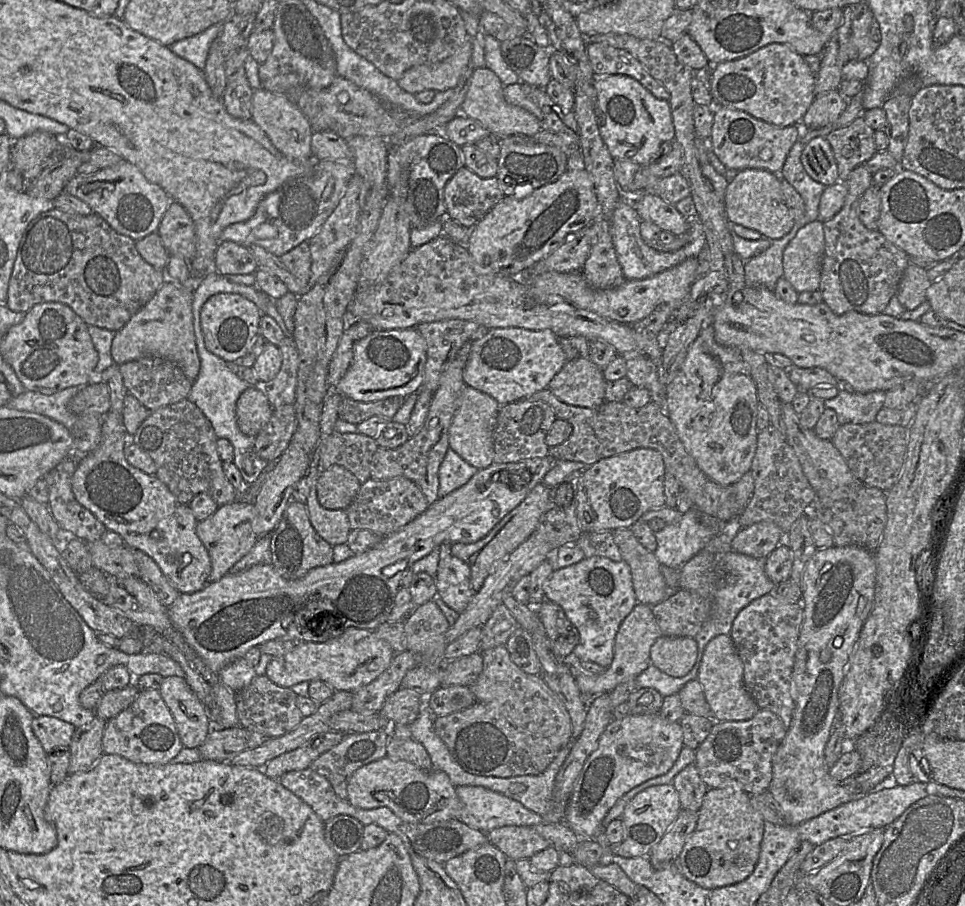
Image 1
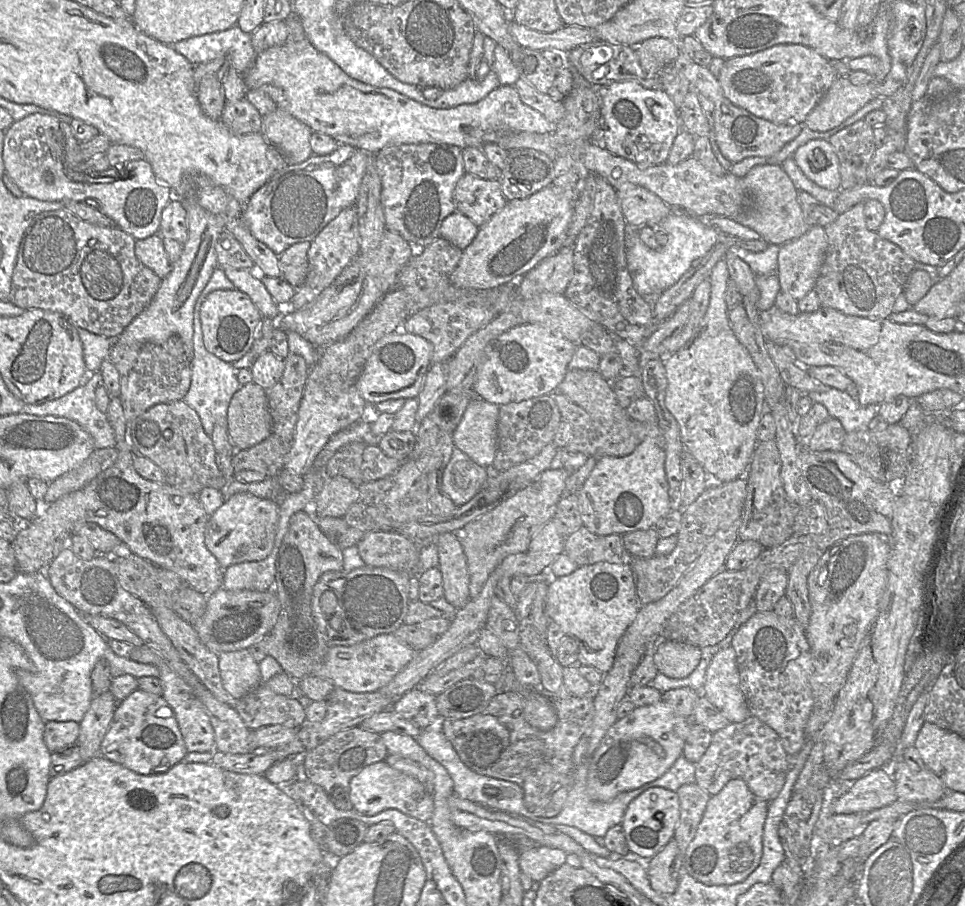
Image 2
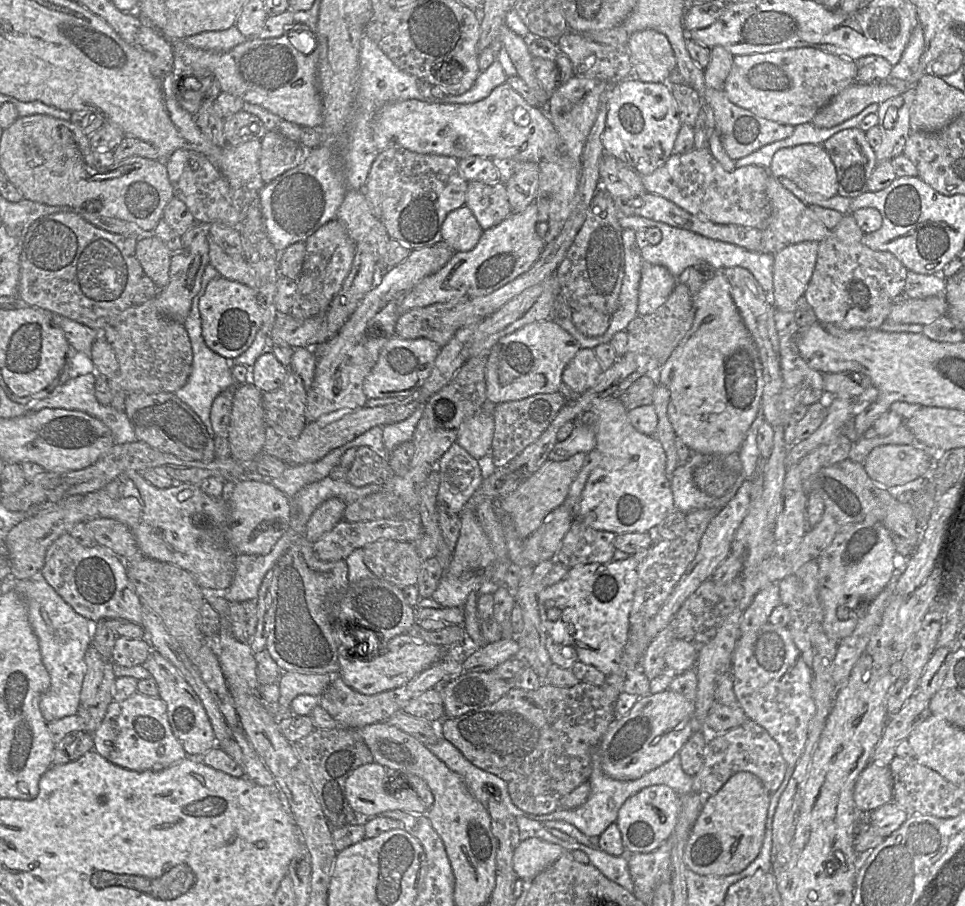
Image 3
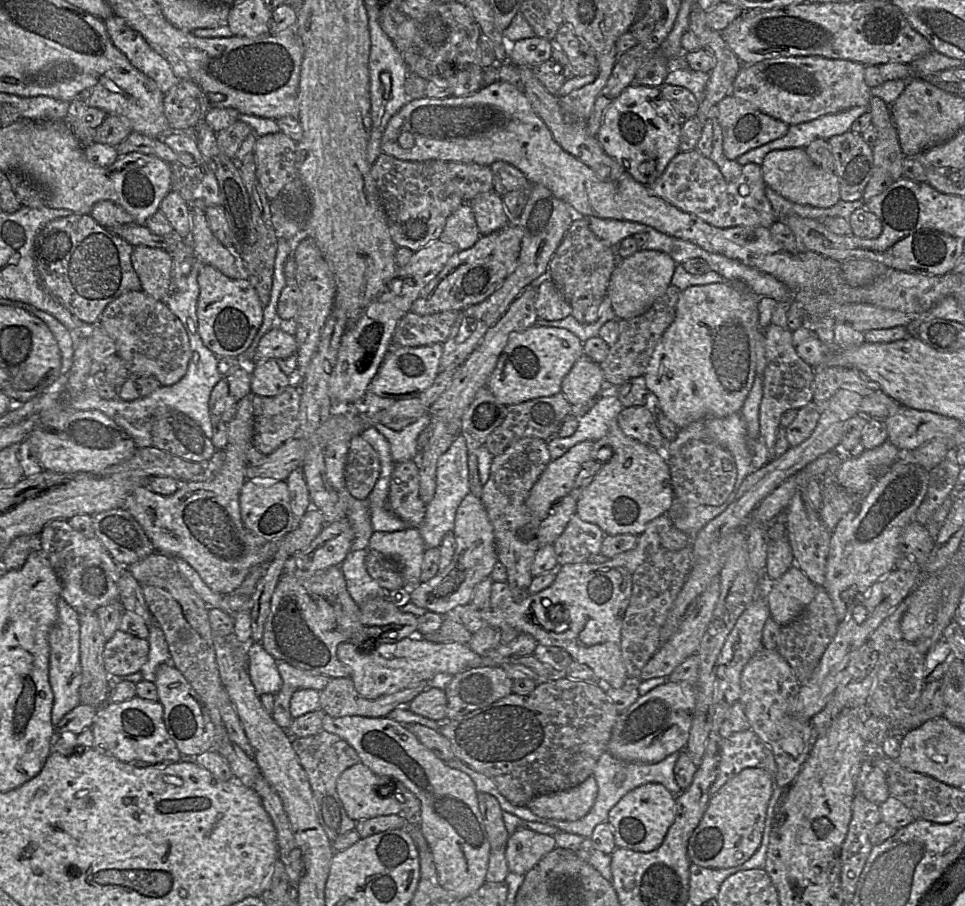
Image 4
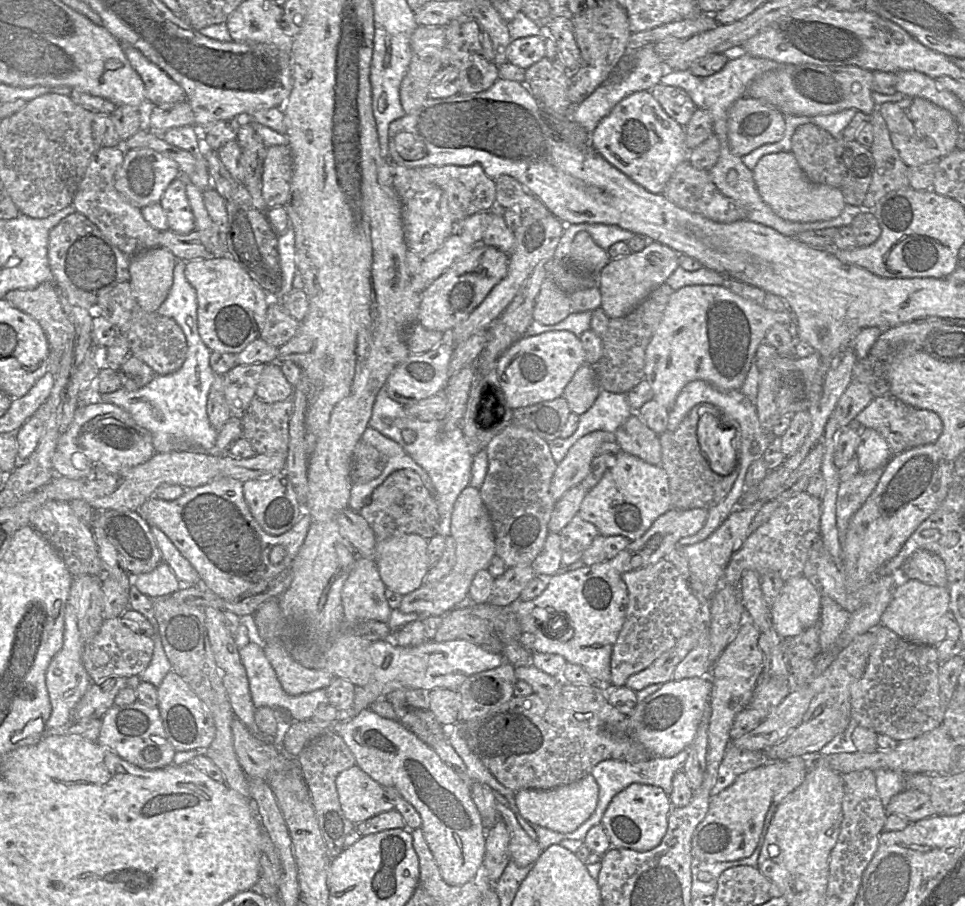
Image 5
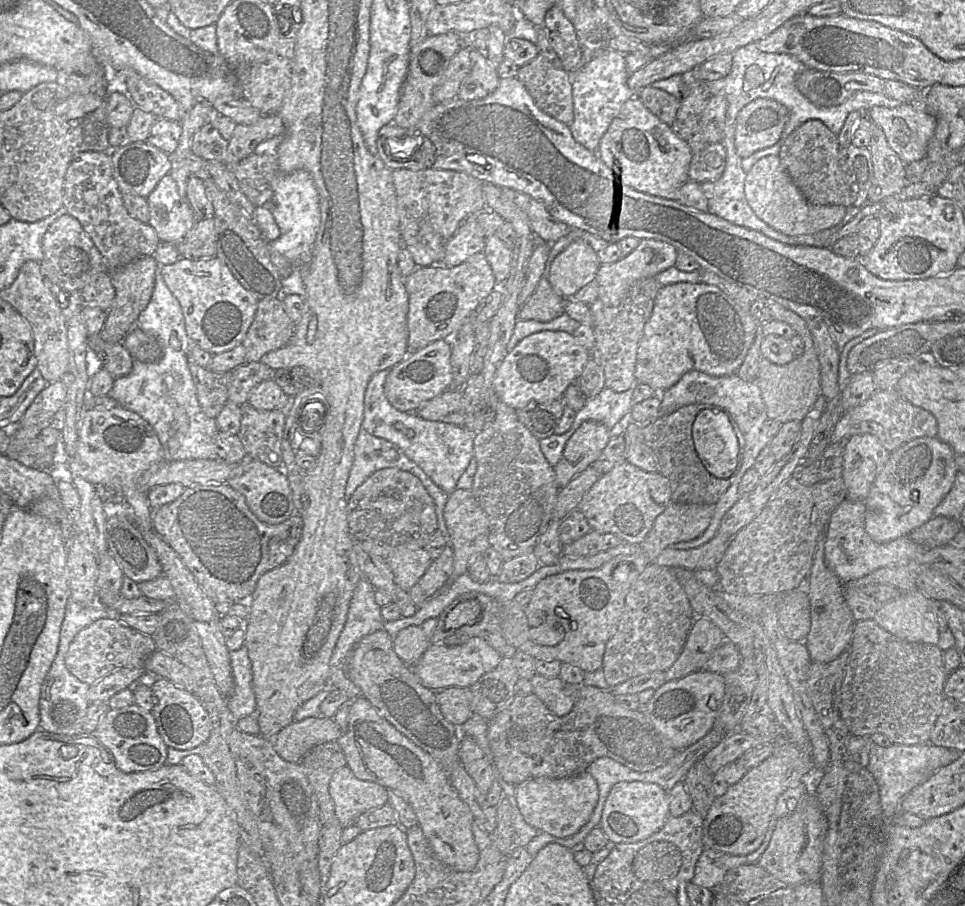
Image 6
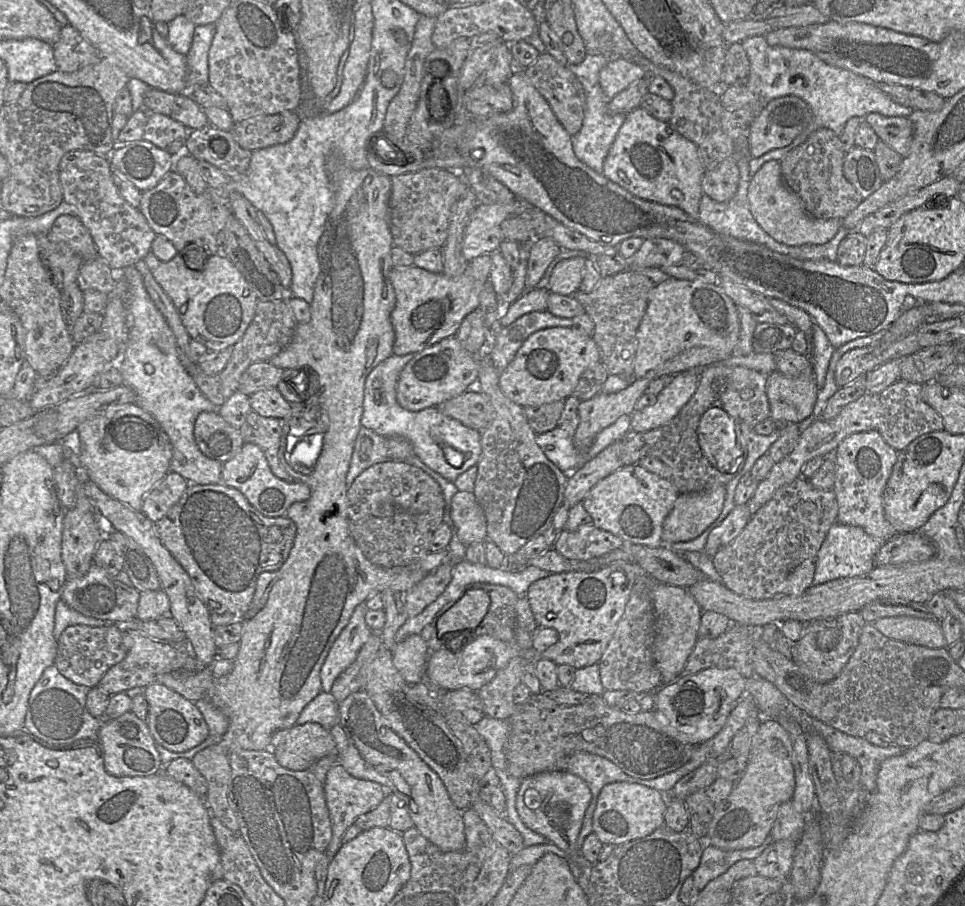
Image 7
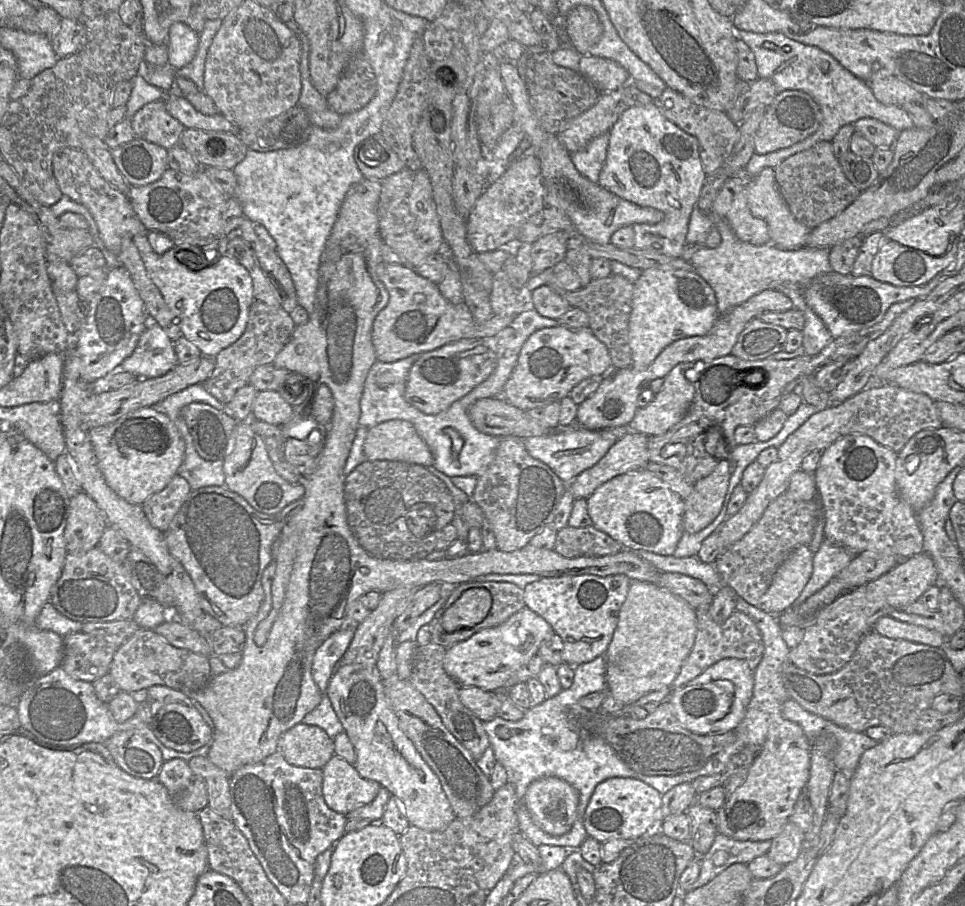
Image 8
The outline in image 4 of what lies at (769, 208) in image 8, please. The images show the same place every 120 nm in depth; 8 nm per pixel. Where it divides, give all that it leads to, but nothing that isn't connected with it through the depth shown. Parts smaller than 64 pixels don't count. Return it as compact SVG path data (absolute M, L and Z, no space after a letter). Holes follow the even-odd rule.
M788 148L769 152L761 164L761 171L766 185L793 203L829 208L840 200L837 176L814 164L805 148Z

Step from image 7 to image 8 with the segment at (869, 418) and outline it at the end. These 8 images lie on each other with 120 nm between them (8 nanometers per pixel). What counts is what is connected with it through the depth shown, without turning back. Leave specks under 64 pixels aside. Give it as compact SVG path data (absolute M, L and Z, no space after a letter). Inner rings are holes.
M871 384L844 402L831 404L816 412L778 447L778 458L765 467L759 485L748 494L740 510L727 517L717 528L722 540L722 552L739 541L762 517L768 505L787 491L790 477L801 469L803 458L810 452L822 452L846 435L863 434L898 453L919 431L940 428L942 425L935 402L931 398L891 384Z

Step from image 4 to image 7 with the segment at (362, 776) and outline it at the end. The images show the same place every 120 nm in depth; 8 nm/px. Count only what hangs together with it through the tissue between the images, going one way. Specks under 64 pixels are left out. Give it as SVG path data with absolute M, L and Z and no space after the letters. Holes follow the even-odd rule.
M340 762L329 769L323 786L332 822L332 840L326 854L333 858L343 844L346 830L355 823L360 815L376 808L386 796L387 790L377 782L353 777Z

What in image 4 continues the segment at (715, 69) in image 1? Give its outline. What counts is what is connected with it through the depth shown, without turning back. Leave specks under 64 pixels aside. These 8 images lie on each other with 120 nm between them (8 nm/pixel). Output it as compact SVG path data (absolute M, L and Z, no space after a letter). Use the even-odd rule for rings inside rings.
M821 56L766 59L755 64L741 64L730 95L751 104L759 111L788 125L797 125L854 107L869 107L872 94L871 88L865 82L864 70L865 66L861 63L843 59L828 59Z

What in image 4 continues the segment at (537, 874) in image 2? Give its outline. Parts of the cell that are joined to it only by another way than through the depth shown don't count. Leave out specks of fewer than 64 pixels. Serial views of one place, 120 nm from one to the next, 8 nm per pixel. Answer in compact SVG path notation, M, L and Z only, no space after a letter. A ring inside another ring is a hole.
M525 827L518 828L509 836L506 844L509 872L525 875L556 847L556 841L552 836Z

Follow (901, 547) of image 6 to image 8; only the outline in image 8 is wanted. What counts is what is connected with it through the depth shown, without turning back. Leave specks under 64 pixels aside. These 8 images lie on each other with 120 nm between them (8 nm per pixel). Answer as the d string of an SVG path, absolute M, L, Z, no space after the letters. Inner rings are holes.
M824 539L819 550L814 554L811 578L794 603L803 602L822 589L851 562L854 556L843 546Z

